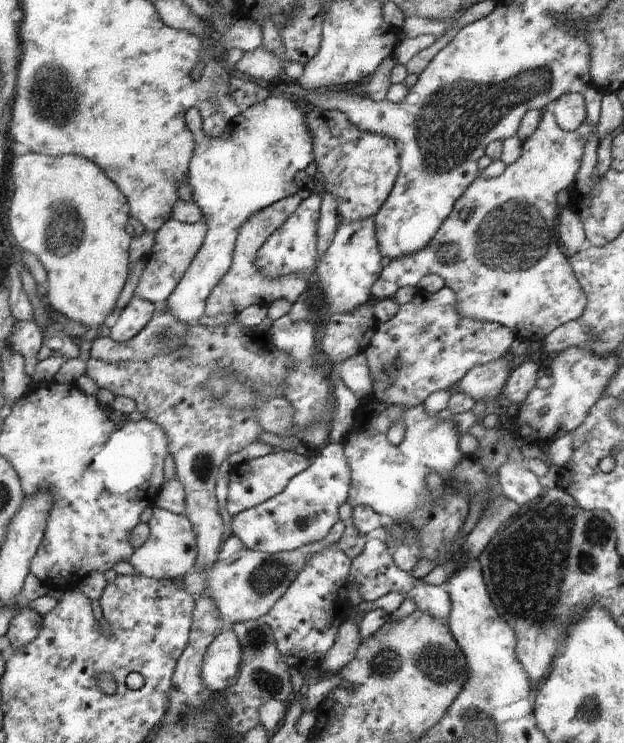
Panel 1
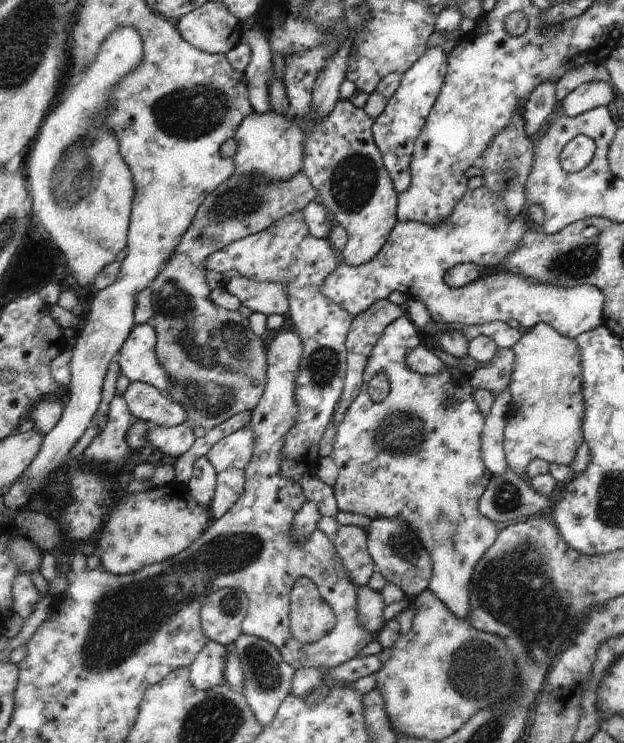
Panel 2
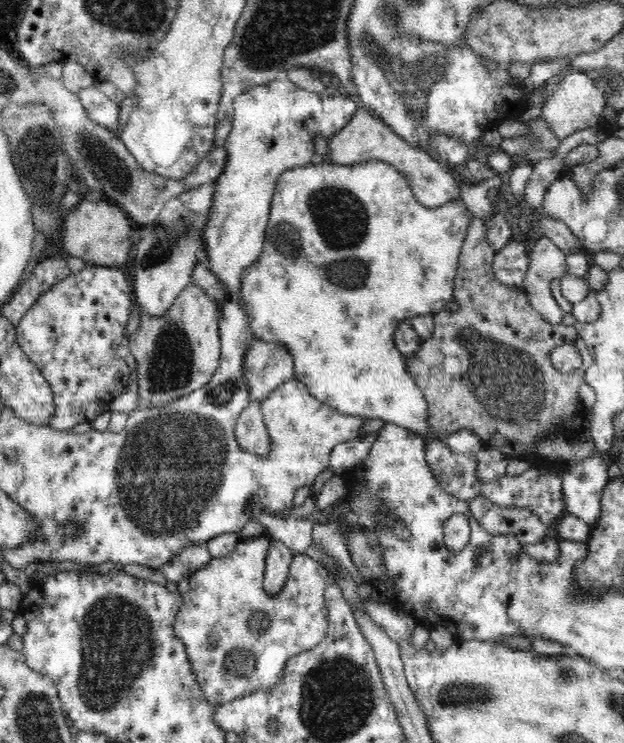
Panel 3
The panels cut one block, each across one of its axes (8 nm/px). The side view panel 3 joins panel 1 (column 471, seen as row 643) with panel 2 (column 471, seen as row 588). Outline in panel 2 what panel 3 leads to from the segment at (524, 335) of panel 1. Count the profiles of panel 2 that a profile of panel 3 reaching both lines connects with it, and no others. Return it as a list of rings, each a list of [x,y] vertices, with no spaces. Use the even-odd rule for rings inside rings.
[[[488,187],[468,189],[454,207],[452,214],[439,225],[432,227],[418,221],[397,222],[390,231],[386,244],[370,262],[359,267],[351,267],[340,261],[338,268],[325,278],[319,289],[324,296],[327,296],[327,299],[346,309],[353,317],[370,308],[374,301],[387,299],[391,292],[400,291],[420,299],[429,310],[434,323],[462,323],[476,326],[492,321],[507,323],[510,320],[516,320],[524,332],[528,332],[538,323],[546,323],[558,334],[574,340],[578,335],[594,330],[603,324],[604,293],[598,287],[588,283],[570,287],[539,283],[530,277],[525,277],[522,273],[503,269],[501,263],[504,263],[508,255],[518,248],[522,237],[526,231],[530,230],[531,223],[525,213],[511,217],[509,208],[502,197]],[[464,263],[484,269],[483,273],[476,280],[460,288],[447,285],[444,280],[446,271]]]

